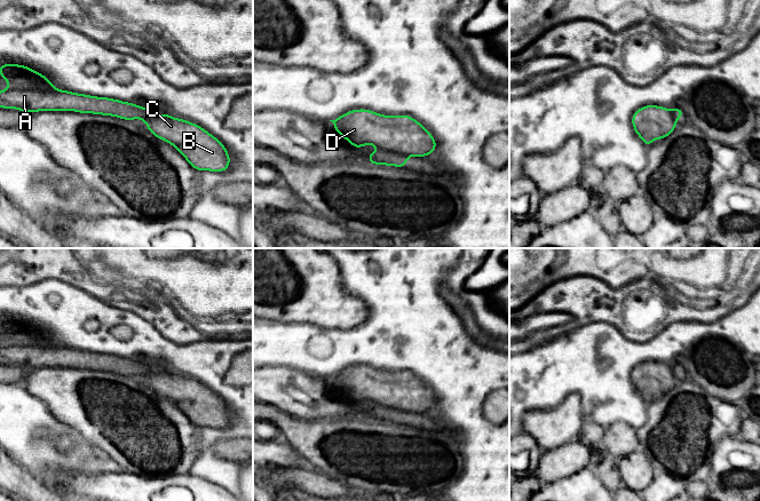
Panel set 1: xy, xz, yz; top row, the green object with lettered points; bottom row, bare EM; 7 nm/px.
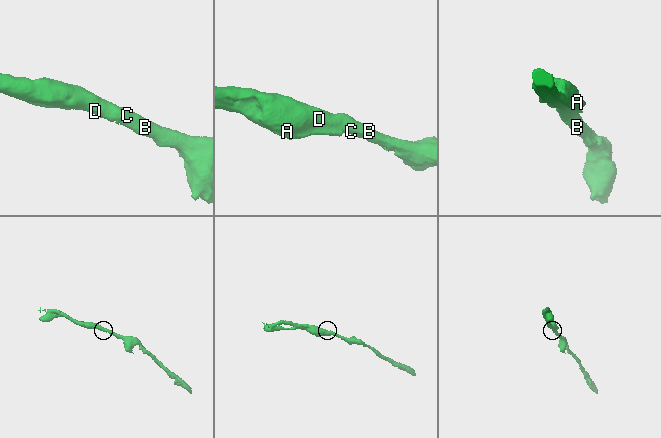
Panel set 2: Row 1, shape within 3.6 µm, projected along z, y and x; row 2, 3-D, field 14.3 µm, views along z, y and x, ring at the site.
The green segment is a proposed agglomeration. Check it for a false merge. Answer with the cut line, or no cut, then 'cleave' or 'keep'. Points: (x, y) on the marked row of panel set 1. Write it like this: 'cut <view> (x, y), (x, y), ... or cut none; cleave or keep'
cut xy (9, 86), (55, 88); cleave

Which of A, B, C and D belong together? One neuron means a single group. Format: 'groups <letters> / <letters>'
groups A / B C D

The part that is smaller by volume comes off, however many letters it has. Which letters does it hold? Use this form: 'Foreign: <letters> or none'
Foreign: A

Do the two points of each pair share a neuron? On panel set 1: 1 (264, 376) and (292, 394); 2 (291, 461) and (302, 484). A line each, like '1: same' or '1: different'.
1: same
2: different

